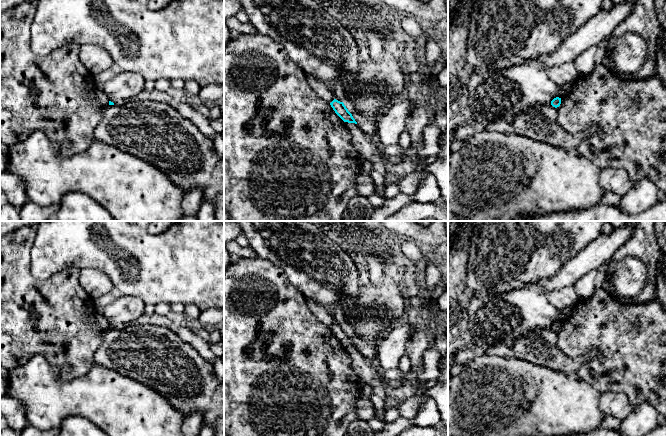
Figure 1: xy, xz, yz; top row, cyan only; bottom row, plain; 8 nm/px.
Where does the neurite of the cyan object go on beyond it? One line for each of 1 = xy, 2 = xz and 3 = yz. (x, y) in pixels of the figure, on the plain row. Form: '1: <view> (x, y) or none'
1: none
2: none
3: none

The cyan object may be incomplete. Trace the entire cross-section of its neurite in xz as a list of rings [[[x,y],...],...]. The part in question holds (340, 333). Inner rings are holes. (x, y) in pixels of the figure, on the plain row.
[[[334,323],[334,324],[330,327],[330,329],[331,329],[331,331],[333,332],[333,334],[335,335],[335,337],[336,337],[344,346],[357,348],[357,346],[356,346],[355,343],[353,342],[352,338],[348,335],[348,333],[346,332],[346,330],[344,329],[343,326],[340,326],[340,325]]]

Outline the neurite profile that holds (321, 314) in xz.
[[[306,298],[306,303],[310,311],[315,315],[316,319],[319,322],[321,322],[328,328],[330,328],[334,324],[333,317],[328,313],[328,311],[324,307],[316,303],[314,300],[308,298]]]

